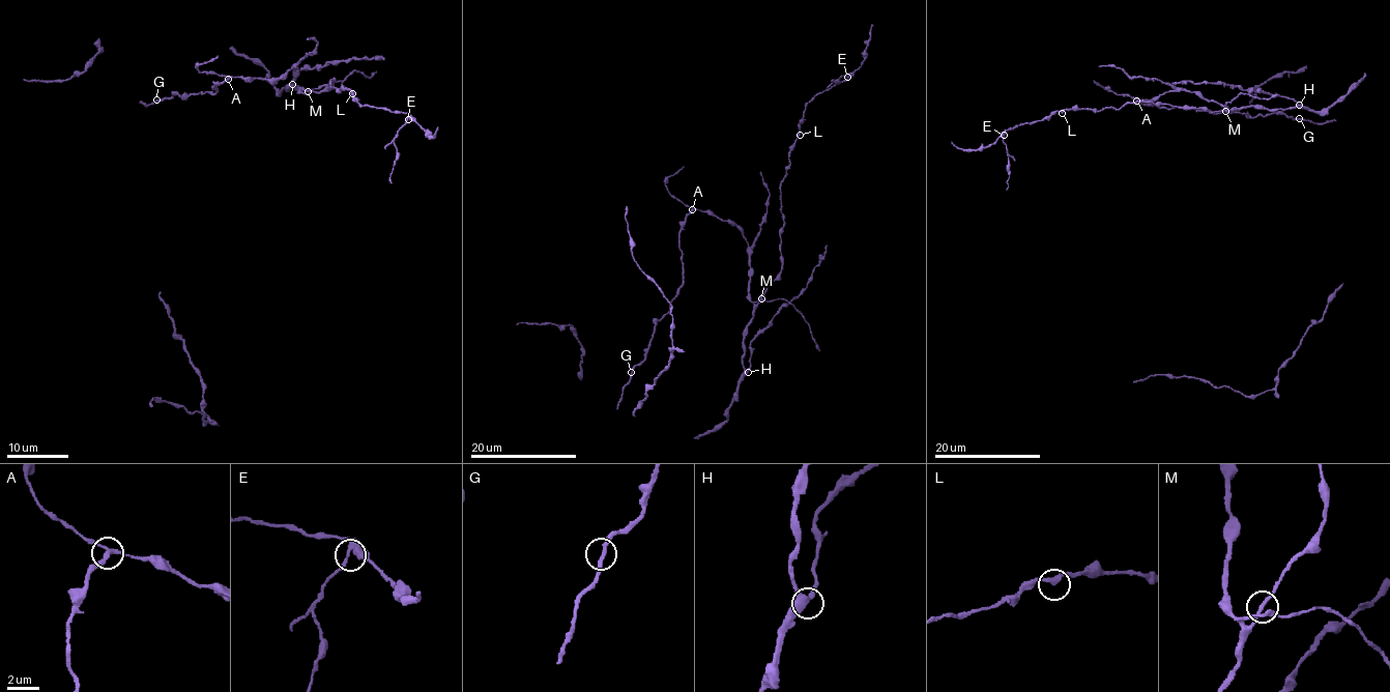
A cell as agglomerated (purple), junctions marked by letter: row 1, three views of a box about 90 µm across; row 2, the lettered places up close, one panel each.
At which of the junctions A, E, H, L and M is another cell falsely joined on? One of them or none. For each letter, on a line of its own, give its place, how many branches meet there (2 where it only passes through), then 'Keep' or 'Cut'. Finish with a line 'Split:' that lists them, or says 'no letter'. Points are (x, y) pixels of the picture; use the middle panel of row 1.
A: Place: (692, 209). Branches: 3. Cut
E: Place: (847, 77). Branches: 3. Keep
H: Place: (748, 372). Branches: 3. Keep
L: Place: (800, 135). Branches: 2. Keep
M: Place: (761, 298). Branches: 2. Keep
Split: A

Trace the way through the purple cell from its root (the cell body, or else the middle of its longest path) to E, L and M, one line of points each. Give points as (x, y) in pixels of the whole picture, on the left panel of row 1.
E: (209, 93), (231, 78), (277, 79), (294, 66), (301, 91), (323, 91), (332, 79), (329, 88), (408, 119)
L: (209, 93), (231, 78), (277, 79), (292, 66), (301, 91), (323, 91), (332, 79), (329, 88), (352, 93)
M: (209, 93), (231, 78), (277, 79), (292, 66), (295, 87), (308, 91)

